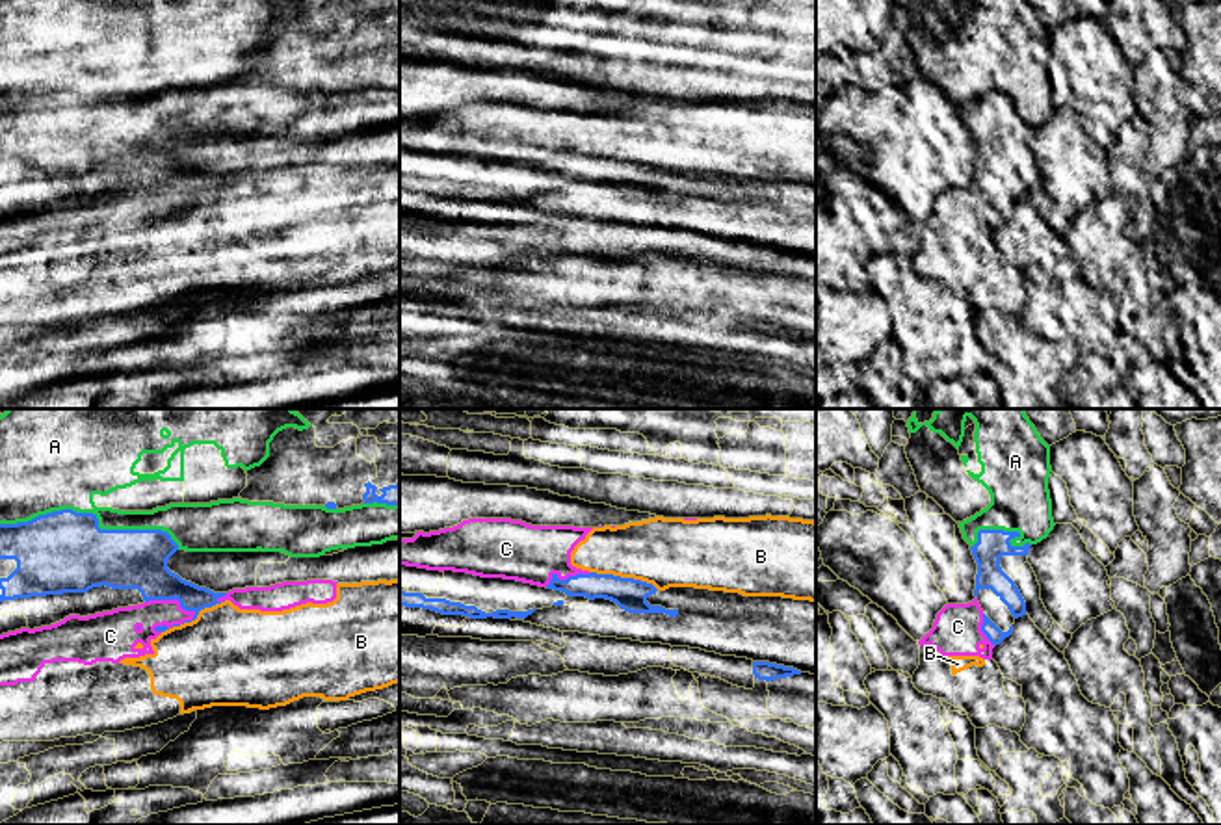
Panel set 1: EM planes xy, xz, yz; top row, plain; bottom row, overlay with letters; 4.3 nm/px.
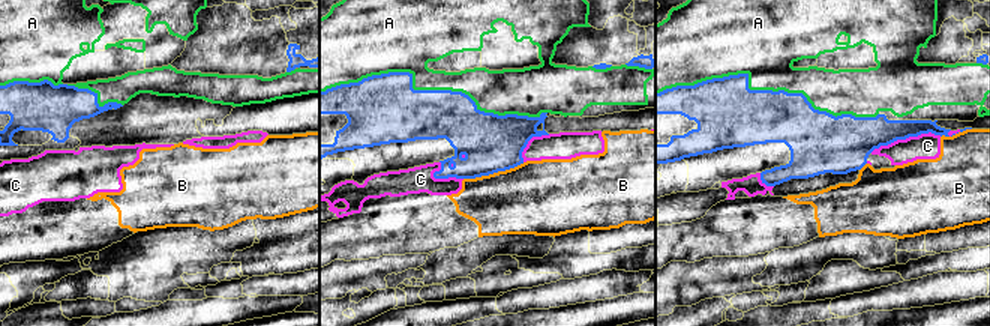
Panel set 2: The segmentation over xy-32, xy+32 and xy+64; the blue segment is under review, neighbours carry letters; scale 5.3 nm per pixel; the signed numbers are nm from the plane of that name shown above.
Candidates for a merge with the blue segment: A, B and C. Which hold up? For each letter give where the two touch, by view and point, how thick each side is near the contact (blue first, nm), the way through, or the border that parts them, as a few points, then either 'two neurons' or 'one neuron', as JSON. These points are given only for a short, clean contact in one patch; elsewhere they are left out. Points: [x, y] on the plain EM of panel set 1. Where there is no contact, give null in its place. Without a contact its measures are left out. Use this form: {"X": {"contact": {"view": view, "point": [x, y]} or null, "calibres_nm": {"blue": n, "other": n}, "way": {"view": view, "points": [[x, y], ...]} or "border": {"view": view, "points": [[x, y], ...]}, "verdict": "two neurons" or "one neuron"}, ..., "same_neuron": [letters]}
{"A": {"contact": {"view": "xy", "point": [95, 101]}, "calibres_nm": {"blue": 360, "other": 340}, "verdict": "two neurons"}, "B": {"contact": {"view": "xz", "point": [625, 162]}, "calibres_nm": {"blue": 140, "other": 300}, "verdict": "two neurons"}, "C": {"contact": {"view": "xy", "point": [171, 183]}, "calibres_nm": {"blue": 260, "other": 140}, "verdict": "two neurons"}, "same_neuron": []}

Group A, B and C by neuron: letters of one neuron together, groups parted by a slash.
A / B C

